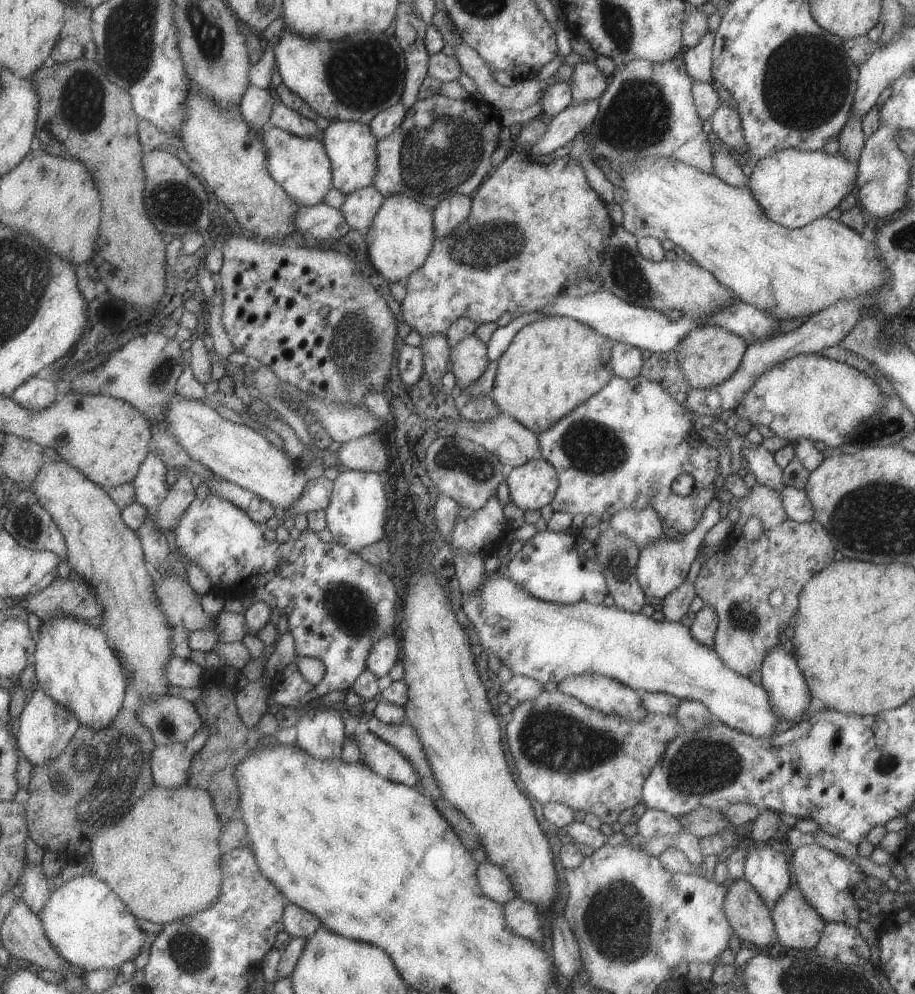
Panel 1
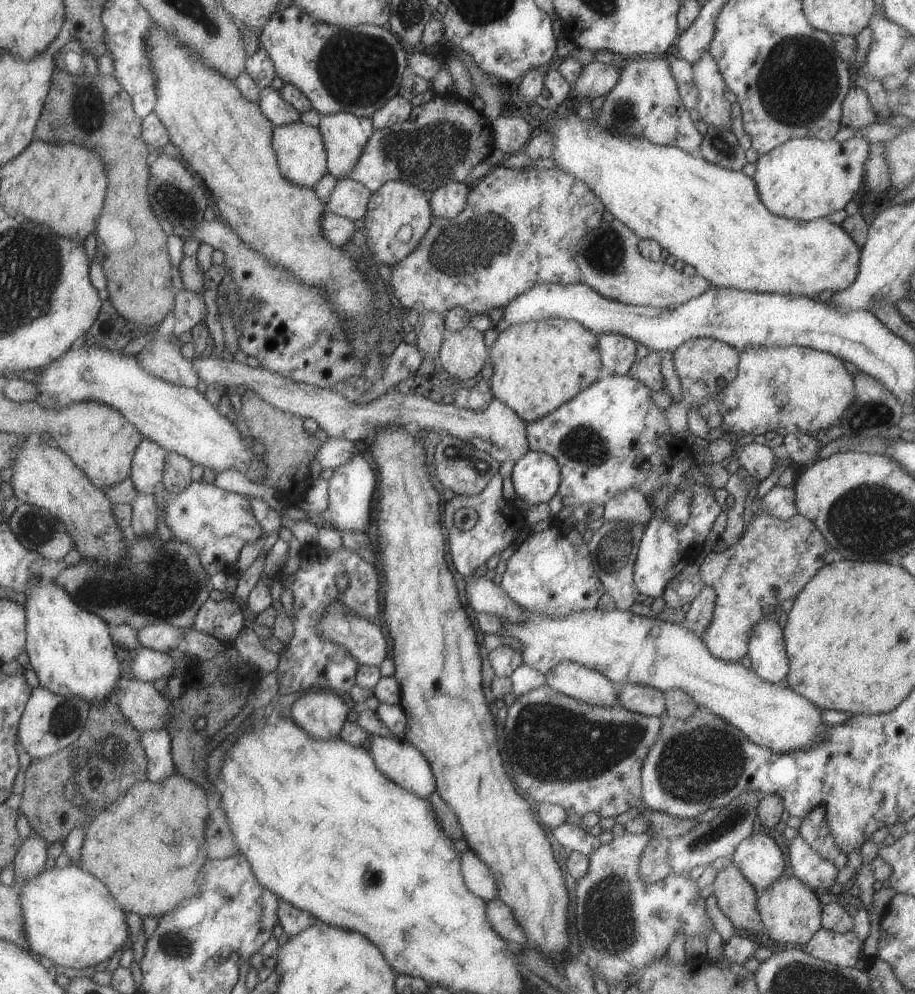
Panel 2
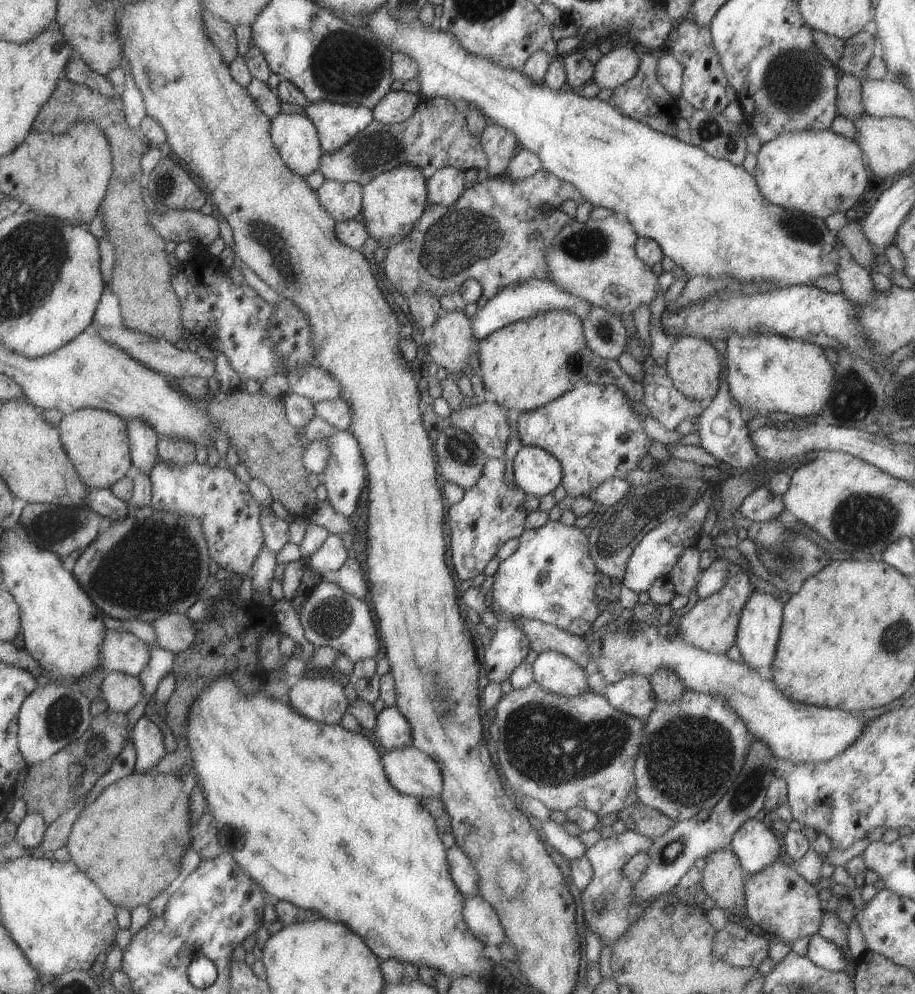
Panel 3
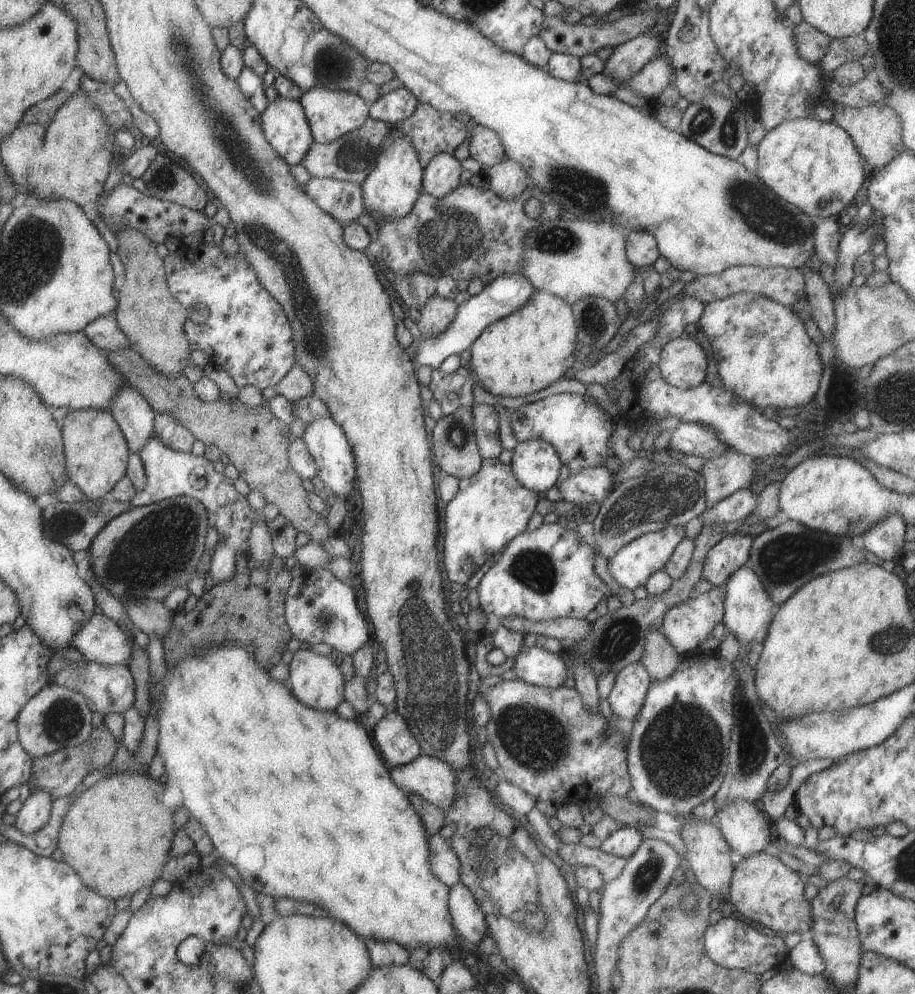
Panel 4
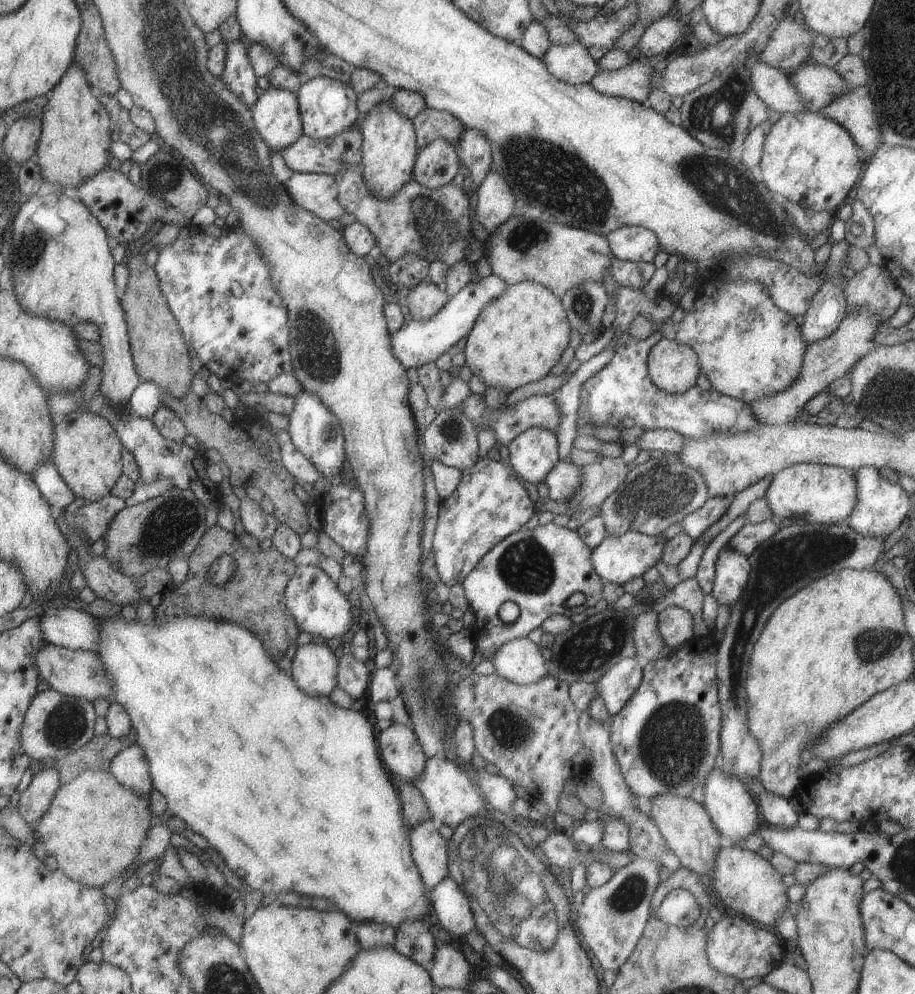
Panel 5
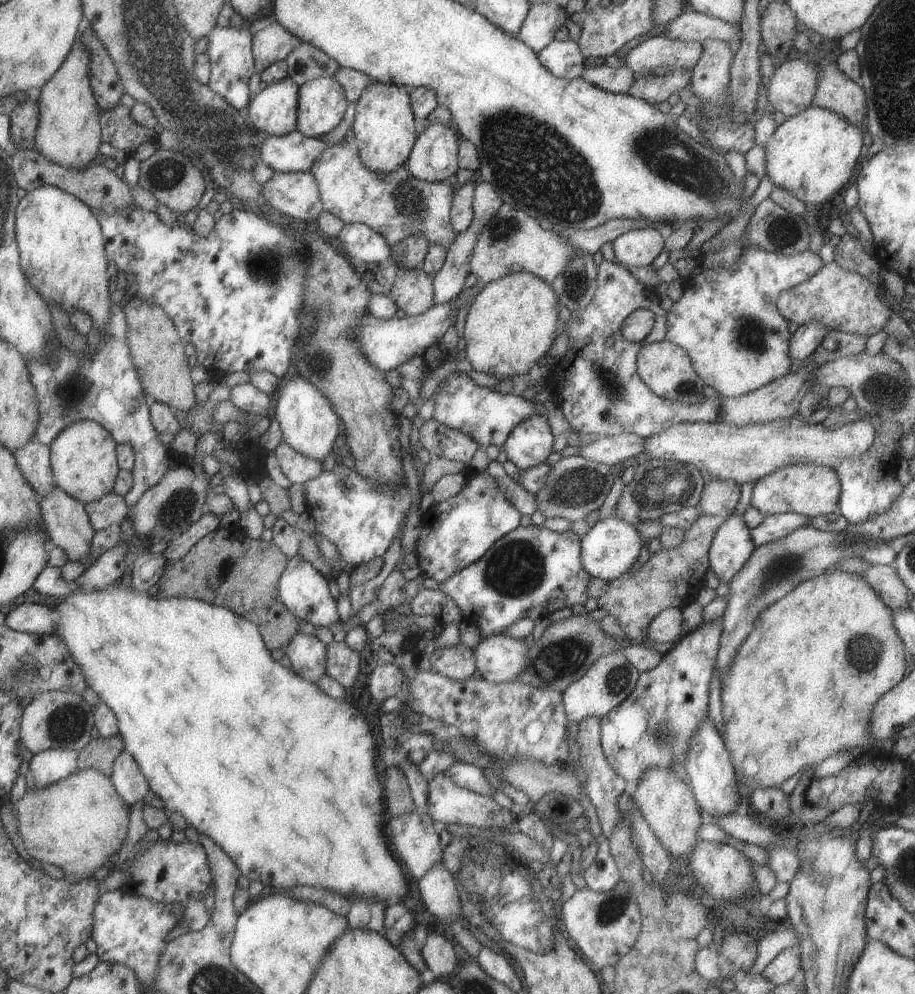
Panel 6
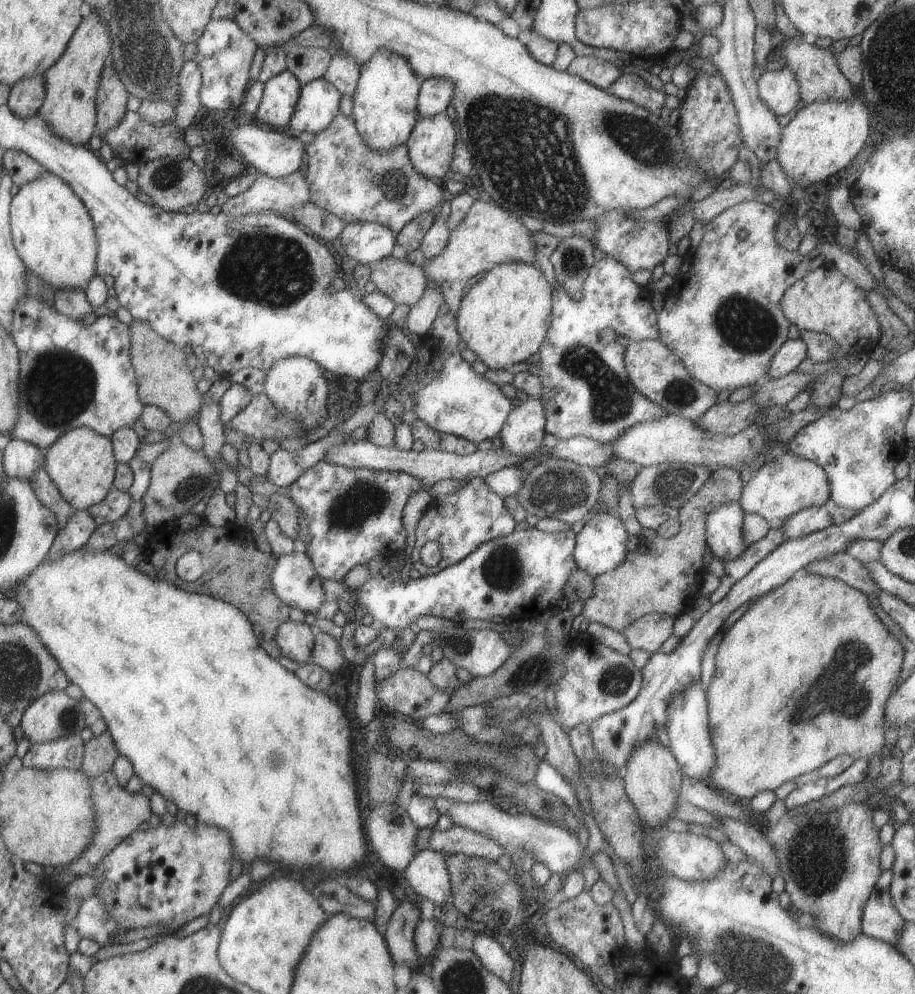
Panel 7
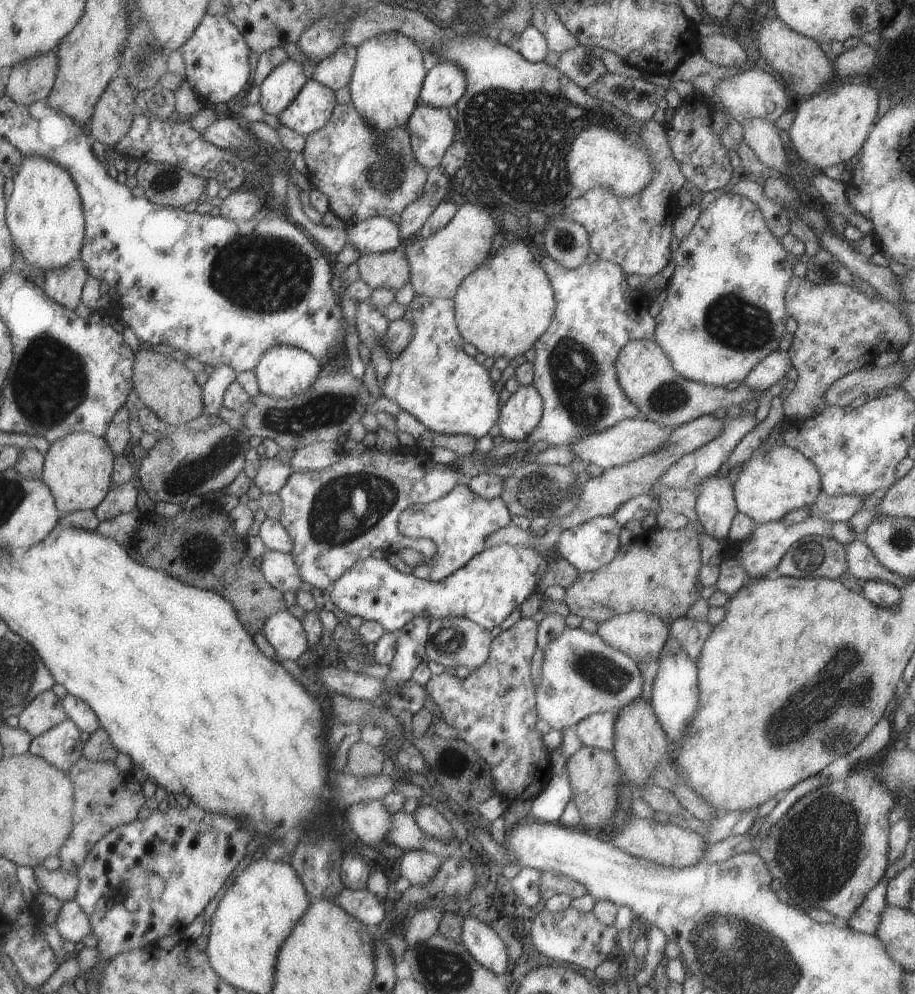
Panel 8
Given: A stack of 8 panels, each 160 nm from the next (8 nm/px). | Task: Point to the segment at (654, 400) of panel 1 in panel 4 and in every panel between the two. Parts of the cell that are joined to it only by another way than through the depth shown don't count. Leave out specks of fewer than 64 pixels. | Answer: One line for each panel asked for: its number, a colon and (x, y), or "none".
2: (610, 437)
3: (591, 430)
4: (579, 430)

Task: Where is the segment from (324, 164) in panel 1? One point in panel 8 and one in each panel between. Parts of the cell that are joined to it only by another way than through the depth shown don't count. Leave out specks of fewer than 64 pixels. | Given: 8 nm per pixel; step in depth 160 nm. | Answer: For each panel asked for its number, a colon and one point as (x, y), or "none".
2: (300, 153)
3: (295, 138)
4: (283, 122)
5: (275, 114)
6: (273, 111)
7: (280, 93)
8: (277, 90)

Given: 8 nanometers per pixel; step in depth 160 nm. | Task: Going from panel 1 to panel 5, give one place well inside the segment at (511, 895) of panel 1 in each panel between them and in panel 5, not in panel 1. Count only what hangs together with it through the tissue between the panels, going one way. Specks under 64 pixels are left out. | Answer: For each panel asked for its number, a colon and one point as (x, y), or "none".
2: (478, 878)
3: (465, 877)
4: (444, 864)
5: (428, 848)

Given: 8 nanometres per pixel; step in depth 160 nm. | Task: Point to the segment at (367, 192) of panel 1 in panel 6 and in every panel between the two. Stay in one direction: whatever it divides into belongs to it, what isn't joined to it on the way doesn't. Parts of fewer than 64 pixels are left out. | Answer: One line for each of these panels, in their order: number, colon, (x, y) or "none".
2: (349, 198)
3: (343, 201)
4: (342, 200)
5: (316, 193)
6: (293, 195)

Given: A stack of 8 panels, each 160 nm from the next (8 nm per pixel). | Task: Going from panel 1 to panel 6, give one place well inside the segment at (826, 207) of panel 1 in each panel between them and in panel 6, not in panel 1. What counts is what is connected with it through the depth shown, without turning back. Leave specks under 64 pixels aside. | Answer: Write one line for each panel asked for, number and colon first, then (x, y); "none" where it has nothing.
2: (803, 179)
3: (817, 173)
4: (813, 165)
5: (808, 159)
6: (812, 155)

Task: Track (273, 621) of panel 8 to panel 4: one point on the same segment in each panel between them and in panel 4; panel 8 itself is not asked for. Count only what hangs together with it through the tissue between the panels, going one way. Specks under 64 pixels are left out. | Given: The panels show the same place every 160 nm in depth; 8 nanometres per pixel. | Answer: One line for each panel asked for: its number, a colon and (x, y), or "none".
4: (314, 680)
5: (313, 667)
6: (307, 655)
7: (295, 640)

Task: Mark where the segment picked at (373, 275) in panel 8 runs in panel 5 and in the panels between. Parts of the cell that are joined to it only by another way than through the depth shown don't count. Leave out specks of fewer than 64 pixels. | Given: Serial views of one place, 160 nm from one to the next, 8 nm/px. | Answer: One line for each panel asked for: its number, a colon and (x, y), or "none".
5: (424, 299)
6: (412, 292)
7: (402, 282)

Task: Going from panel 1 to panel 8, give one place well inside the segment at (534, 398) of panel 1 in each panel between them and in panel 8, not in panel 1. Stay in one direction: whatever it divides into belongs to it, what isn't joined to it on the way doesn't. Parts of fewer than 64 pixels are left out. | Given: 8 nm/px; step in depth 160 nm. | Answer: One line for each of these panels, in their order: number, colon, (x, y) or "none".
2: (538, 365)
3: (526, 364)
4: (529, 349)
5: (517, 337)
6: (510, 324)
7: (503, 318)
8: (501, 307)

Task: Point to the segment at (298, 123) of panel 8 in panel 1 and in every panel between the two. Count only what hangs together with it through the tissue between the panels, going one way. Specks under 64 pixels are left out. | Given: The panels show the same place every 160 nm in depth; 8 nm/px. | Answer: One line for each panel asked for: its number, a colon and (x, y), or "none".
1: (351, 148)
2: (344, 135)
3: (335, 124)
4: (330, 113)
5: (327, 107)
6: (321, 103)
7: (318, 100)

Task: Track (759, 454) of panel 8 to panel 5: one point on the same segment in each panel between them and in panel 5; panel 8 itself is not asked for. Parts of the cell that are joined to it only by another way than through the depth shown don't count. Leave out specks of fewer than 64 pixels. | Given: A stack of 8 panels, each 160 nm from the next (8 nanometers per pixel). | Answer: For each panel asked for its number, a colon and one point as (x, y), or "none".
5: (811, 493)
6: (808, 489)
7: (786, 483)

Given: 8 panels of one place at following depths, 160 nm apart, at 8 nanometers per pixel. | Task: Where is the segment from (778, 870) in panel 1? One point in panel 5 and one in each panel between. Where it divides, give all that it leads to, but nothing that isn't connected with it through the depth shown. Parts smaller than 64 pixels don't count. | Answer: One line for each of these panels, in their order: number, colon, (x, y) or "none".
2: (760, 861)
3: (755, 846)
4: (745, 830)
5: (732, 811)

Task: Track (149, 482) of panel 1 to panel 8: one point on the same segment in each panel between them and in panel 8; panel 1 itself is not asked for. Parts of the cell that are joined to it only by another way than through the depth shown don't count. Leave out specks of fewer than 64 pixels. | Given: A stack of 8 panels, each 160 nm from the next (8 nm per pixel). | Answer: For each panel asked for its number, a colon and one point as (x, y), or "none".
2: (148, 461)
3: (143, 439)
4: (132, 413)
5: (62, 270)
6: (60, 245)
7: (52, 232)
8: (43, 214)

